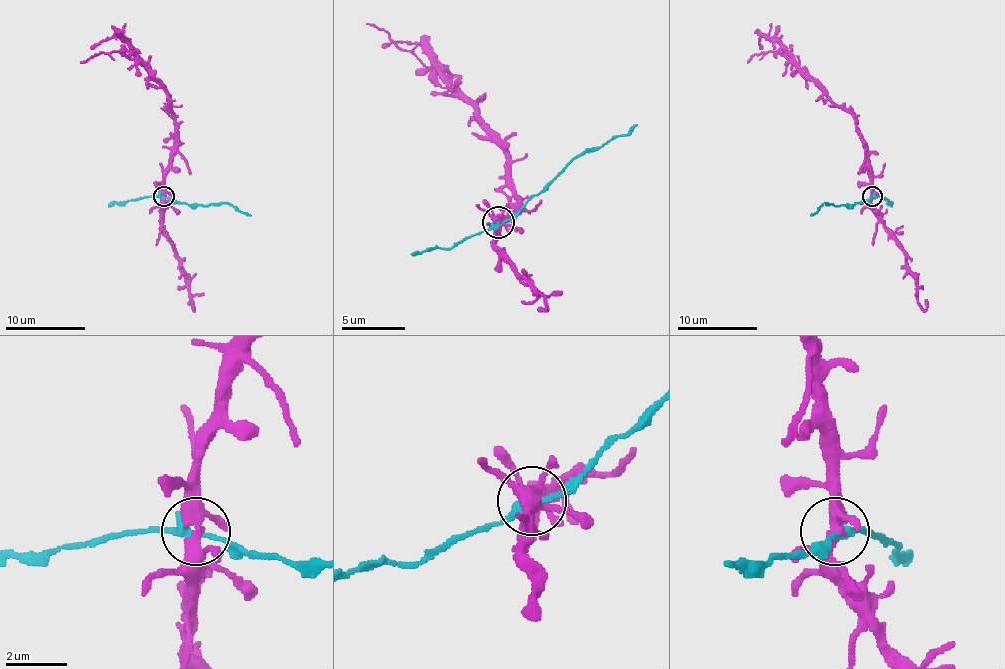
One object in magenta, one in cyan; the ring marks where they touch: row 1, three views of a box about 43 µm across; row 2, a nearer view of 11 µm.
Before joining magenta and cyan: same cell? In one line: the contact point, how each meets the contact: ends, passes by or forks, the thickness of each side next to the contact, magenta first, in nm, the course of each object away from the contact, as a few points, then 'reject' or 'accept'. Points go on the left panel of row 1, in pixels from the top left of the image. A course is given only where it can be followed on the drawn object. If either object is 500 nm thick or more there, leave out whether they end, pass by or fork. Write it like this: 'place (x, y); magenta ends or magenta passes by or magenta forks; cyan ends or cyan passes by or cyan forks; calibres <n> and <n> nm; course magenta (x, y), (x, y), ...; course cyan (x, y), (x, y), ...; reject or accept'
place (163, 196); magenta forks; cyan passes by; calibres 320 and 240 nm; course magenta (163, 197), (163, 171), (169, 162), (175, 120), (171, 96), (143, 66), (121, 52), (95, 54), (81, 62); course cyan (163, 197), (187, 205), (229, 203), (251, 215); reject

